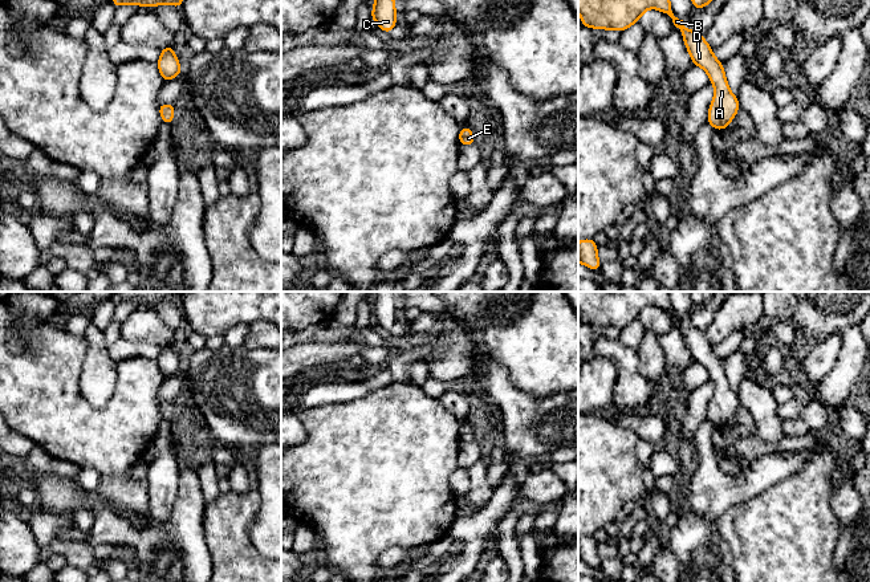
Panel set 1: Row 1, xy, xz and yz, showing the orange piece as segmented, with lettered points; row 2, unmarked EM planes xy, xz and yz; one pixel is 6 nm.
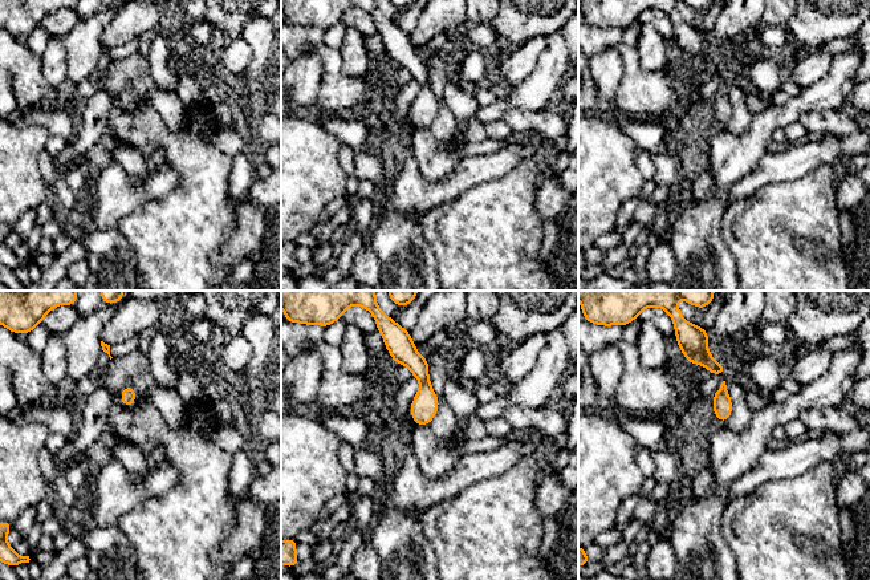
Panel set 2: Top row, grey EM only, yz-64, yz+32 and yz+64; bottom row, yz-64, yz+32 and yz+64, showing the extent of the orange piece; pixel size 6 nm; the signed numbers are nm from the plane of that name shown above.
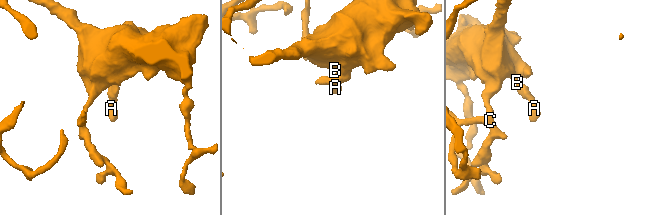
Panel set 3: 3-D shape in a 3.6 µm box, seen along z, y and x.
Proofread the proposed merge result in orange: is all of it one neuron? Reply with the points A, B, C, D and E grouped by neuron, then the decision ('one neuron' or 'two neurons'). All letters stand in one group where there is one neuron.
groups A B C D E; one neuron

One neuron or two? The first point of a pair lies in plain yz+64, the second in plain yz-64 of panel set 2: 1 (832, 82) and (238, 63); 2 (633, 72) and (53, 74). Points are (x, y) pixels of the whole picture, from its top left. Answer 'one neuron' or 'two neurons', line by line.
1: two neurons
2: two neurons

